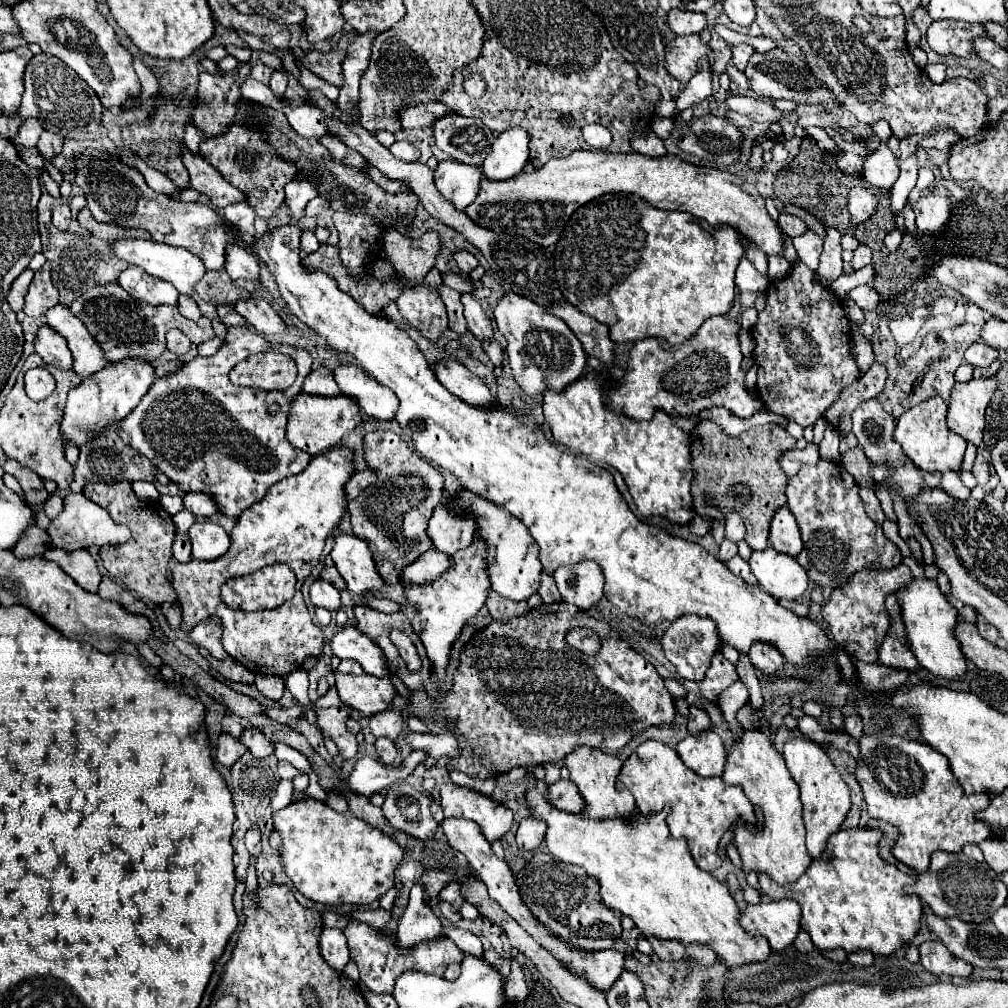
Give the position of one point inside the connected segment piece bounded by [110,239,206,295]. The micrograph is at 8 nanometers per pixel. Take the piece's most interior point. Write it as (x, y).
(180, 267)

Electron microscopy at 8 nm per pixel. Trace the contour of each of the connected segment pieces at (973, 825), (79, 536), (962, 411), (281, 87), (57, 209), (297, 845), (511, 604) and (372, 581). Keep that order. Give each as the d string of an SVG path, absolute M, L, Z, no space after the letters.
M862 735L856 779L864 791L868 815L900 829L892 853L916 873L926 871L930 857L936 851L960 853L964 845L978 845L990 837L990 827L976 821L976 813L990 801L988 795L966 795L954 777L948 759L926 743L922 745L898 735Z
M70 493L64 497L64 509L58 517L54 517L48 525L48 535L52 539L52 545L58 549L66 549L66 551L74 551L74 549L88 549L92 545L102 547L108 543L126 543L130 539L130 531L128 527L116 525L108 511L104 511L100 505L92 503L90 499L84 497L84 493Z
M996 377L970 379L968 383L956 383L950 391L948 403L948 427L964 437L968 443L980 445L984 431L984 411L998 389Z
M274 71L272 73L272 79L270 79L270 89L272 91L276 91L278 95L284 95L286 83L288 83L288 75L284 71Z
M60 203L60 205L52 207L52 223L60 231L68 229L68 225L70 225L70 207L68 207L68 203Z
M306 797L274 811L272 821L282 839L282 869L306 899L324 905L370 905L394 887L394 869L404 849L350 811L336 813L326 803Z
M490 591L488 601L486 601L488 613L494 621L508 621L518 615L524 615L528 611L528 605L524 601L510 601L500 597L496 591Z
M340 529L334 531L334 547L330 553L336 569L346 581L346 589L354 595L366 591L378 593L384 589L384 581L376 571L372 551L366 541L356 535L346 535Z

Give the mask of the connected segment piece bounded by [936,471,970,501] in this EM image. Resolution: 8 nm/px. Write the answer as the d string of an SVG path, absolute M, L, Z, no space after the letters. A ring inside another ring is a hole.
M946 471L936 487L942 489L944 493L948 493L948 495L954 497L954 499L960 499L960 501L966 501L966 499L970 497L970 491L962 485L960 477L954 475L954 471Z

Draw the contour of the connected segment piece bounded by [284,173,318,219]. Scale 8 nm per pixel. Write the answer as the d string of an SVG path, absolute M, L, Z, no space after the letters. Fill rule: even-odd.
M310 173L306 179L293 179L284 187L285 200L294 219L304 215L304 207L310 199L318 195L318 185L314 183L314 175Z

